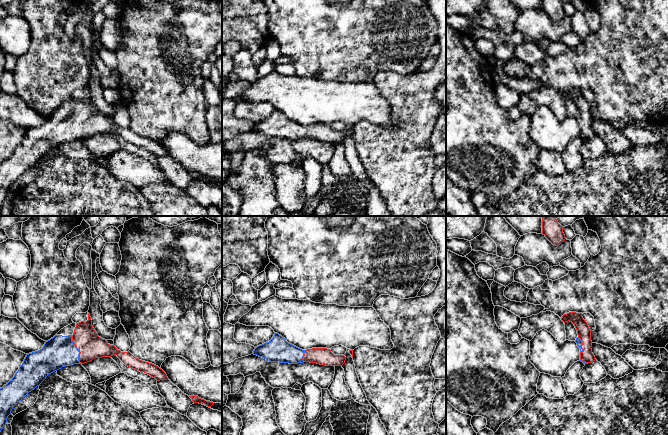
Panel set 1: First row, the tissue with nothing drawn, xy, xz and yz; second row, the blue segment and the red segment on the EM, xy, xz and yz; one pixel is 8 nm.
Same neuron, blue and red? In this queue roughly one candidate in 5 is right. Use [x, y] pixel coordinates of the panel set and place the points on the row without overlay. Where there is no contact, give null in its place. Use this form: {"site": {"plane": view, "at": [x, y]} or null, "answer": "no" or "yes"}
{"site": {"plane": "xy", "at": [77, 126]}, "answer": "yes"}

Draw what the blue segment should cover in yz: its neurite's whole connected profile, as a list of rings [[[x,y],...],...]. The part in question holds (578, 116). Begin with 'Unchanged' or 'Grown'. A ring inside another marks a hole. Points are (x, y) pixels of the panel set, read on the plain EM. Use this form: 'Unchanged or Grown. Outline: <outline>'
Grown. Outline: [[[569,88],[564,90],[561,96],[565,98],[572,98],[577,106],[578,113],[575,118],[580,124],[580,137],[584,140],[595,137],[595,132],[592,129],[591,106],[586,96],[583,95],[582,89]]]

